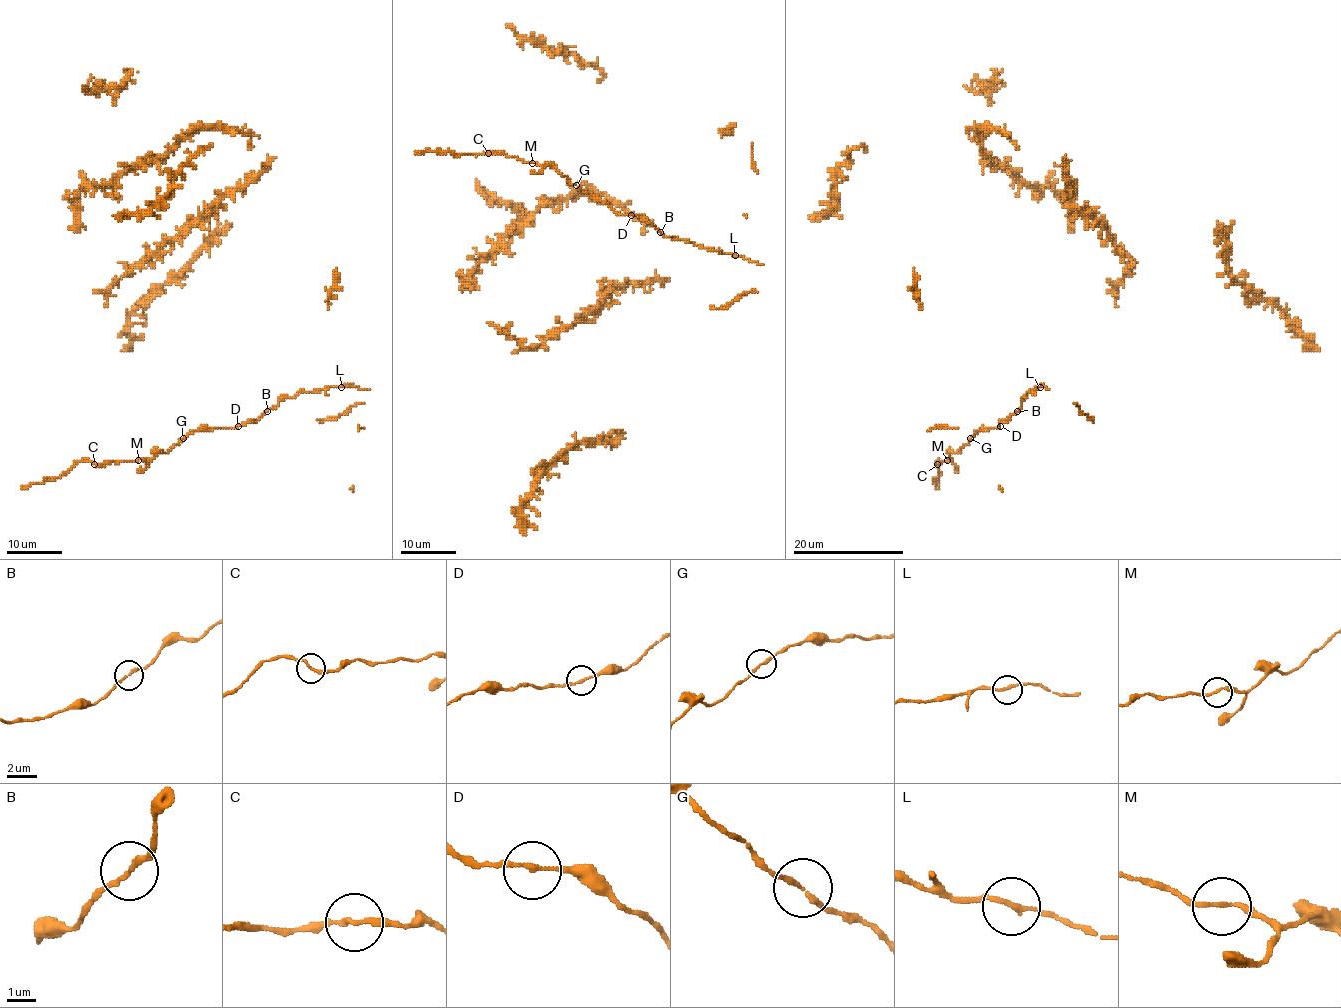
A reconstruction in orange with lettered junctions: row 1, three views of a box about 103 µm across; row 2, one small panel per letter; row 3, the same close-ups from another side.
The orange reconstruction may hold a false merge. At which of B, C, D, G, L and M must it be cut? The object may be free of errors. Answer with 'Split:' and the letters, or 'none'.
Split: none

